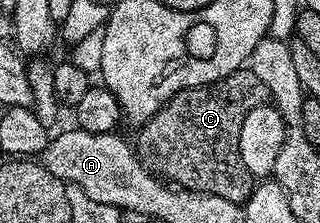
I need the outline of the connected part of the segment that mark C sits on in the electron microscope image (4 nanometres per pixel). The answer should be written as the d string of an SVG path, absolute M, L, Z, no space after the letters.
M243 68L224 76L224 80L216 80L207 86L197 86L191 90L181 90L176 96L168 99L153 116L141 123L136 141L139 158L165 181L177 184L187 190L202 190L205 194L224 196L224 200L245 203L254 189L255 179L244 168L244 160L238 151L240 144L240 127L244 125L244 116L252 112L252 108L267 105L270 93L264 88L264 80L256 76L248 68Z

